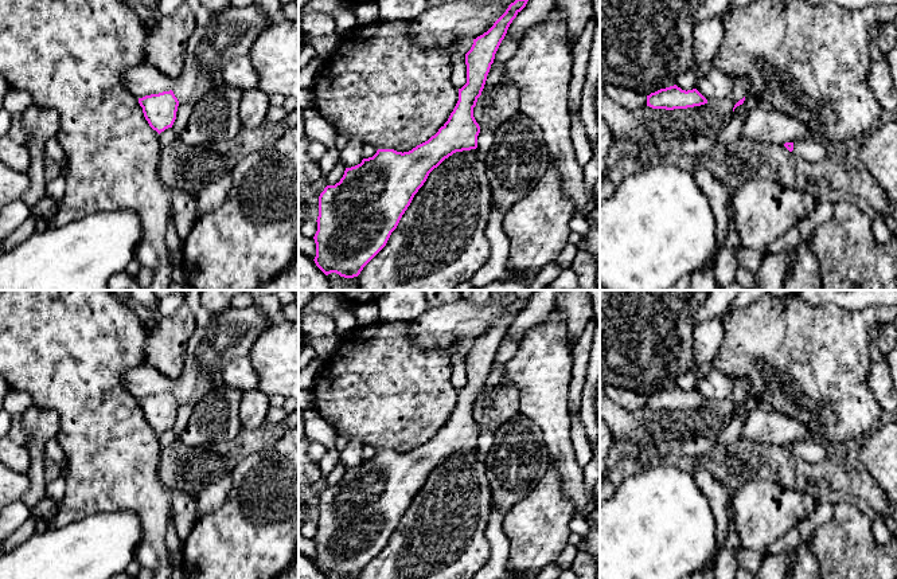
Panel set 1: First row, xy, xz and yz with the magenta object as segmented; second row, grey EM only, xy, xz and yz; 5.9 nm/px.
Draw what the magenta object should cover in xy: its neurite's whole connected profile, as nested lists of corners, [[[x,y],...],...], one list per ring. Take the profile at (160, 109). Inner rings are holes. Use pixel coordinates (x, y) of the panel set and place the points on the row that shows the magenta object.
[[[172,90],[139,98],[139,103],[149,126],[159,134],[172,128],[179,106]]]

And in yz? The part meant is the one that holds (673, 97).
[[[676,85],[660,89],[647,95],[647,106],[652,109],[687,109],[707,103],[707,99],[697,90],[682,90]]]

